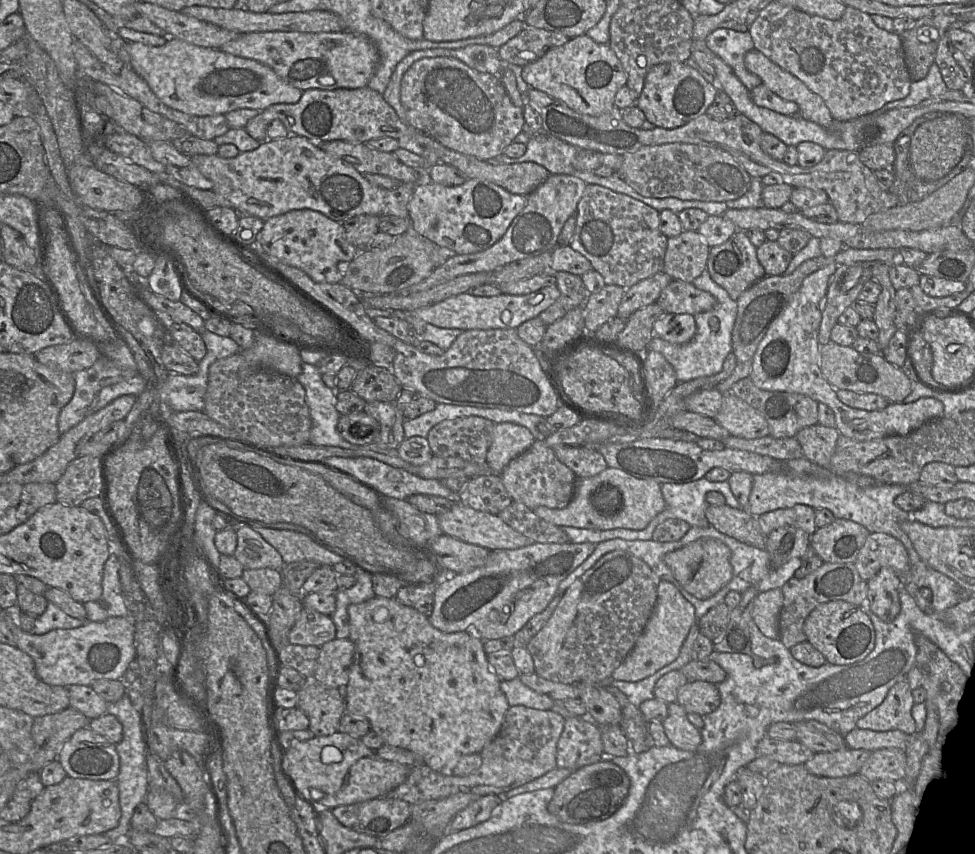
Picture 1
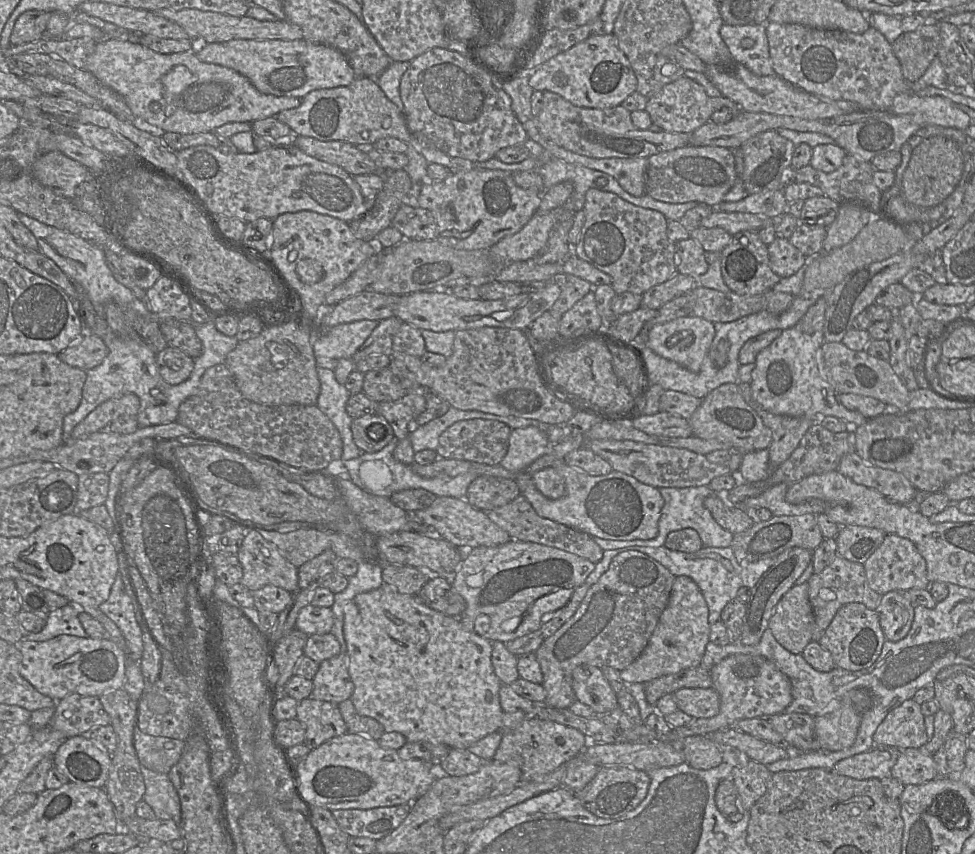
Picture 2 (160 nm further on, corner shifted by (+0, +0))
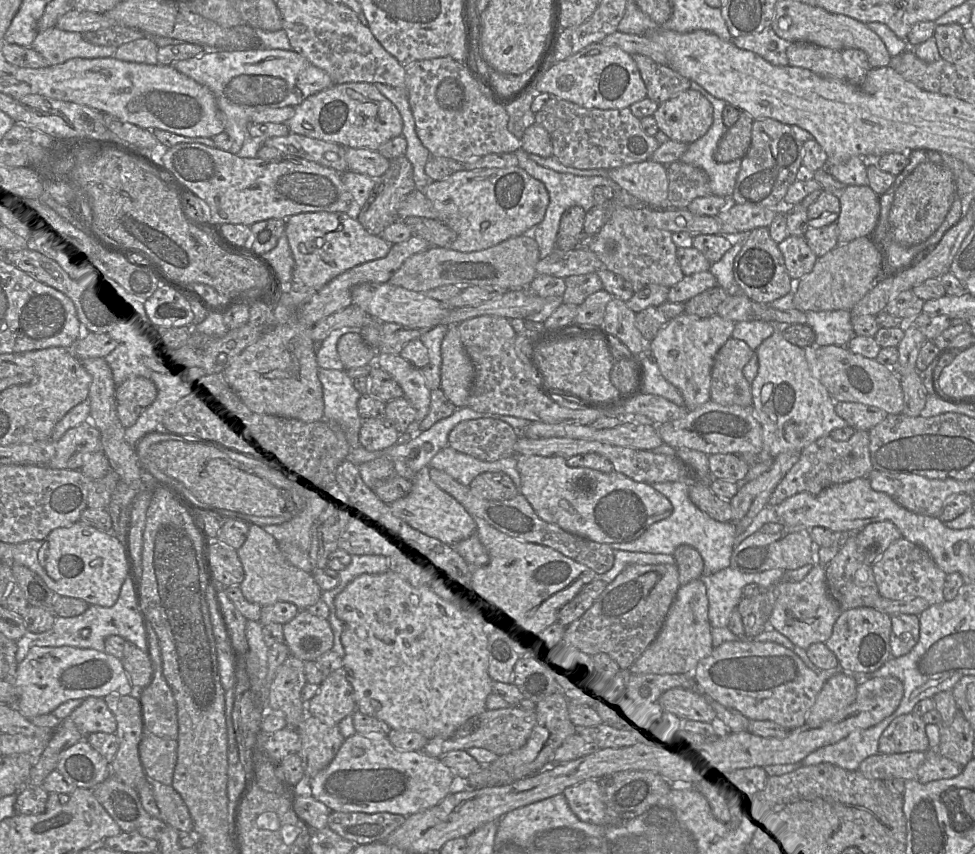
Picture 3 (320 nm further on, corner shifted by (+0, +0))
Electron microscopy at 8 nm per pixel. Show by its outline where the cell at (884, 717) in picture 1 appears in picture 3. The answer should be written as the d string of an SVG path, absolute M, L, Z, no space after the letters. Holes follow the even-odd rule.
M913 712L896 717L879 740L879 752L883 754L926 752L928 749L926 723Z

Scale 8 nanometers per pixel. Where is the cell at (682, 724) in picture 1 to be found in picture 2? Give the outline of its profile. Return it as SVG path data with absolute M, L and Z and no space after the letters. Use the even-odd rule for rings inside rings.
M708 735L688 737L679 745L685 761L696 769L711 769L717 767L722 761L722 749Z

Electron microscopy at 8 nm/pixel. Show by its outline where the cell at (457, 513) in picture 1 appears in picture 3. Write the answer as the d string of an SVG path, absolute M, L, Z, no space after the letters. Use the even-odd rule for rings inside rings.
M429 467L420 469L412 479L412 483L412 489L405 497L390 504L392 511L401 519L415 529L449 545L455 545L477 533L475 519L455 498L431 480Z

